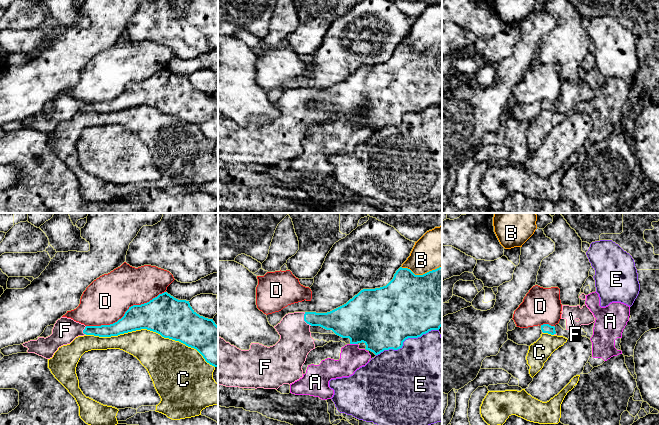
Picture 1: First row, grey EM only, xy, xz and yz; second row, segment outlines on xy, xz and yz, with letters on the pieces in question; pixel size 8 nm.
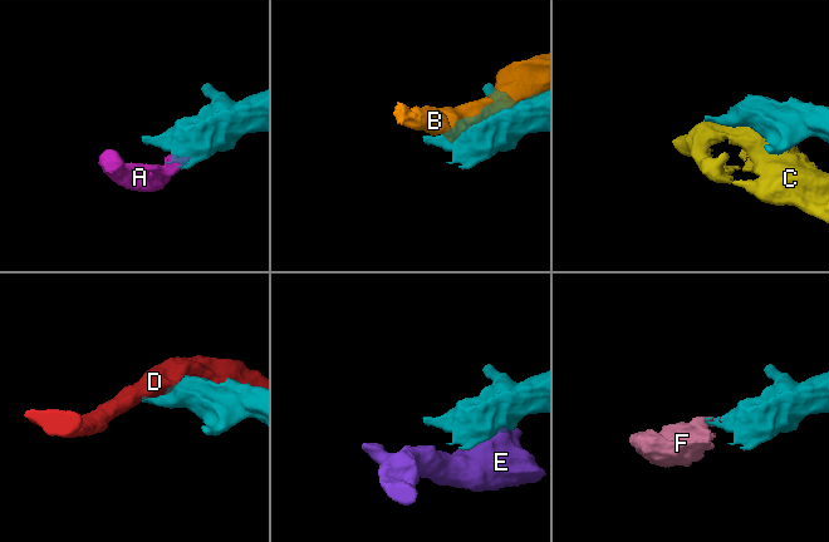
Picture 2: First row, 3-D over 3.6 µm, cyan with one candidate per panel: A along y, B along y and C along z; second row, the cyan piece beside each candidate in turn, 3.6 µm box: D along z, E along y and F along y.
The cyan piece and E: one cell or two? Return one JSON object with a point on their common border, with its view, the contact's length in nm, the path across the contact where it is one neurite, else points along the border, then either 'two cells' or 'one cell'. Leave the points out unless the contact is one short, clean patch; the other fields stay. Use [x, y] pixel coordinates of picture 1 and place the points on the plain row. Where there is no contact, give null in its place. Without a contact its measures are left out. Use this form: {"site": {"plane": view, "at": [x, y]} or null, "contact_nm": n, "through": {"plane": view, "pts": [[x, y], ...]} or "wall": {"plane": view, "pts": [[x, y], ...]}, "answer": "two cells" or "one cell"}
{"site": {"plane": "xz", "at": [406, 114]}, "contact_nm": 550, "answer": "two cells"}

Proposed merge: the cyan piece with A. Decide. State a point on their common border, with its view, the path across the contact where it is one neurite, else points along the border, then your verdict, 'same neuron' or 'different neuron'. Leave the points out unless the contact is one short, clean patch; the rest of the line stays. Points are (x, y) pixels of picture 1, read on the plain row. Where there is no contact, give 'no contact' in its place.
meets cyan in xz at (354, 119); border along xz (350, 119), (357, 120); different neuron

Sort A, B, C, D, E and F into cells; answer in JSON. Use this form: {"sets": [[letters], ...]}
{"sets": [["A", "C"], ["B"], ["D"], ["E"], ["F"]]}

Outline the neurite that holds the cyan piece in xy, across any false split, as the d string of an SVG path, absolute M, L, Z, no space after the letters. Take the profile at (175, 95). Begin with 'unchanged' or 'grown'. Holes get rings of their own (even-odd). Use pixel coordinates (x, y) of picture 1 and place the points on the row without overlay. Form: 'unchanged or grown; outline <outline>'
grown; outline M167 68L147 79L129 83L121 95L110 101L85 102L71 94L61 93L54 100L50 112L38 113L22 121L28 124L28 129L50 135L59 123L70 120L78 112L111 113L141 105L194 124L207 139L218 143L218 102L213 95L197 90L189 77L178 76Z

